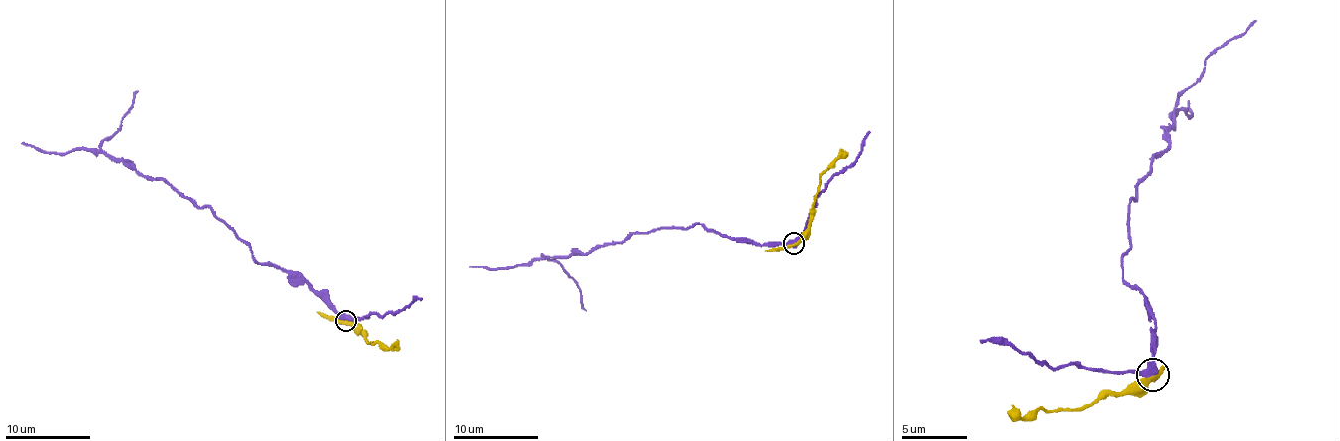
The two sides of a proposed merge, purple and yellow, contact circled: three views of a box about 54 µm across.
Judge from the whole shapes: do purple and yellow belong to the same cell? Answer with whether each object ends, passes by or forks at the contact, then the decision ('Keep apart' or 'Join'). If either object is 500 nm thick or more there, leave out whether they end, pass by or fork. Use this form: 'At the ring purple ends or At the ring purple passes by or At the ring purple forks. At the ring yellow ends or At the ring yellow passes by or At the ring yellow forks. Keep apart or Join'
Join

